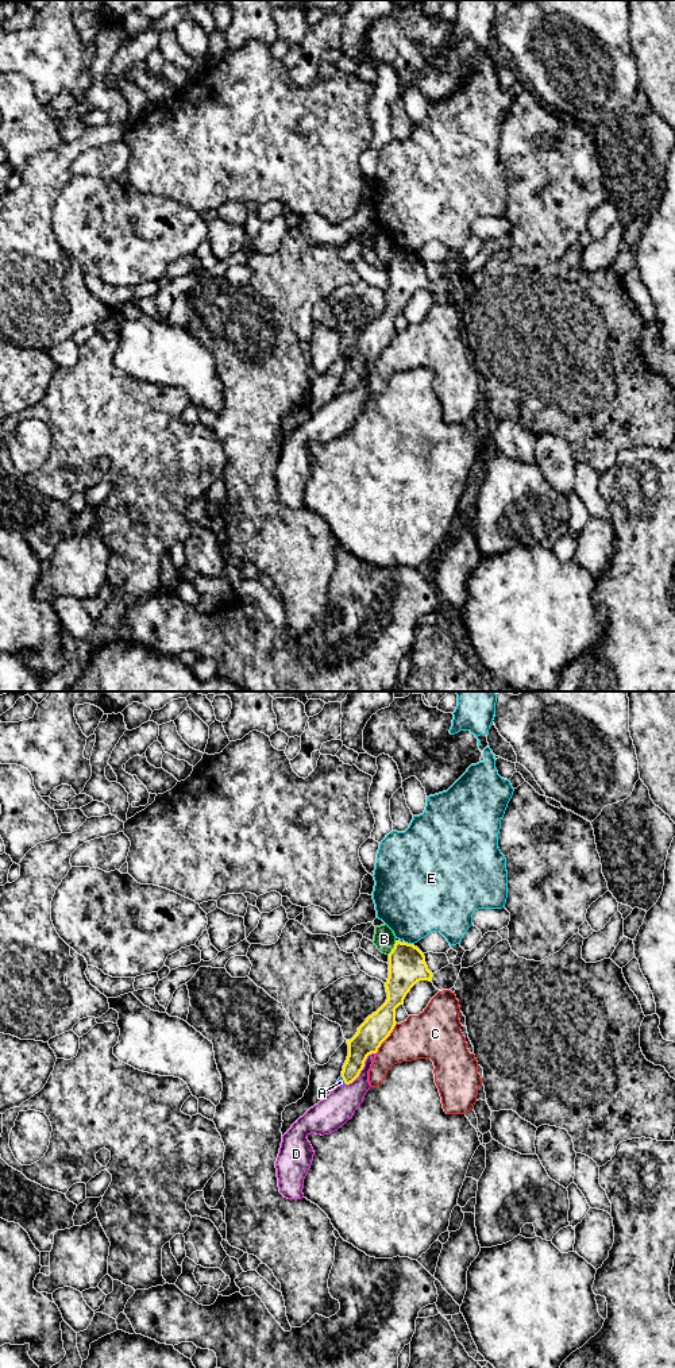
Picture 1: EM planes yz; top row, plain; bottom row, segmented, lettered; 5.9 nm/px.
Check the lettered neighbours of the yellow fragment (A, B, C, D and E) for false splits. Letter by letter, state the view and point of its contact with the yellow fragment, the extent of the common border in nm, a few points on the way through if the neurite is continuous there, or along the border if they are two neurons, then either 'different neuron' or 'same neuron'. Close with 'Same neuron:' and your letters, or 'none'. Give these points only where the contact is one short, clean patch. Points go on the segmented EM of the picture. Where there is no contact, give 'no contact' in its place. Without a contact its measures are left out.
A: meets yellow in yz at (343, 1079); contact 60 nm long; runs through yz (363, 1043), (351, 1071), (343, 1079), (340, 1082); same neuron
B: meets yellow in yz at (393, 948); contact 90 nm long; border along yz (396, 941), (388, 954); different neuron
C: meets yellow in yz at (388, 1036); contact 220 nm long; different neuron
D: meets yellow in yz at (362, 1068); contact 260 nm long; different neuron
E: meets yellow in yz at (409, 944); contact 50 nm long; border along yz (405, 941), (412, 944); different neuron
Same neuron: A

